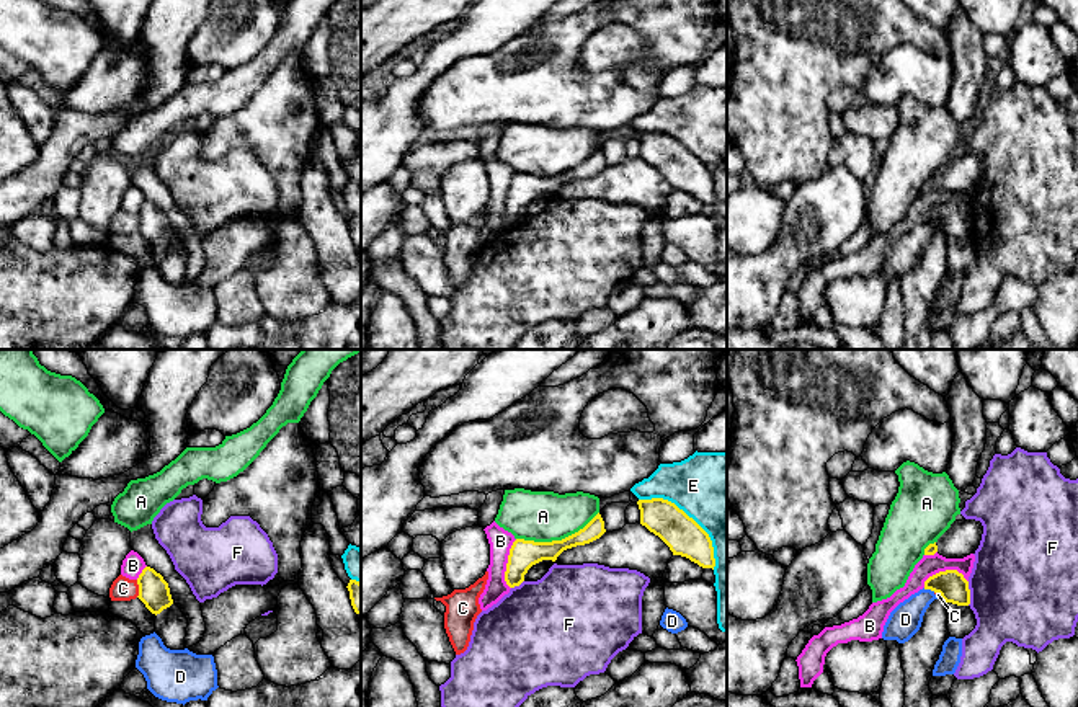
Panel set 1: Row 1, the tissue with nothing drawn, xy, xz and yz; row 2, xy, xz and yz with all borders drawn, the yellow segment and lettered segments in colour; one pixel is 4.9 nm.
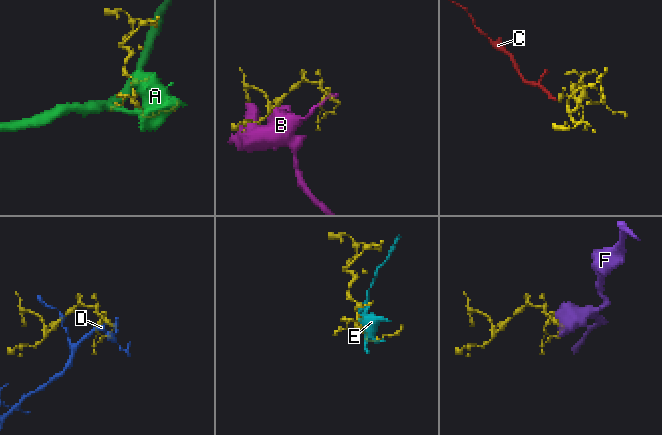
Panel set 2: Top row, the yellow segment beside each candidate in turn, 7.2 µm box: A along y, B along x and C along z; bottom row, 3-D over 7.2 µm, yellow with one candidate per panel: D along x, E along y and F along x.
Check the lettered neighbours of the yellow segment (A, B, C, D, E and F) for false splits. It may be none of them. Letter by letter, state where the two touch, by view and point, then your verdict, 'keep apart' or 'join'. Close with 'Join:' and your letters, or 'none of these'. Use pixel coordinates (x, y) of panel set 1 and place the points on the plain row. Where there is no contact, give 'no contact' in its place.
A: xz (557, 175) | keep apart
B: yz (946, 204) | keep apart
C: xy (139, 222) | keep apart
D: yz (930, 222) | keep apart
E: xz (691, 152) | keep apart
F: yz (969, 227) | keep apart
Join: none of these

